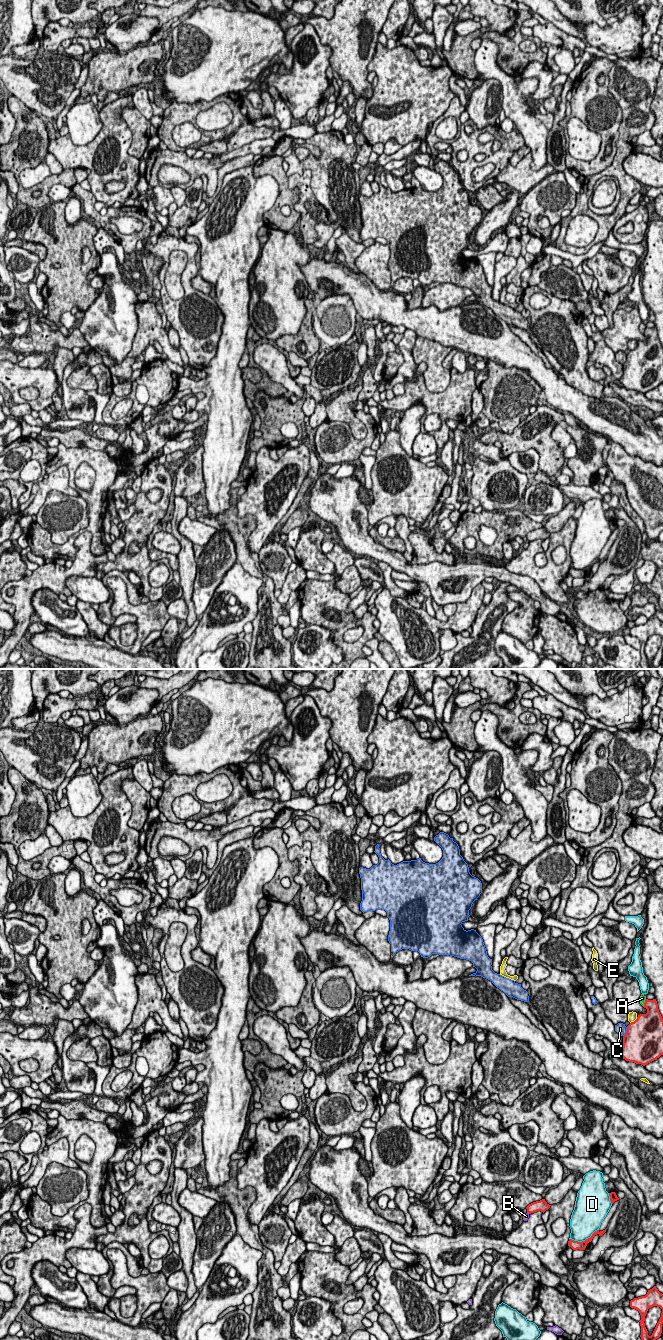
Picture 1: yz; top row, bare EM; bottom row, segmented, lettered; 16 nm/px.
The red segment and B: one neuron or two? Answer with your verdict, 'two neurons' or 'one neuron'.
two neurons

